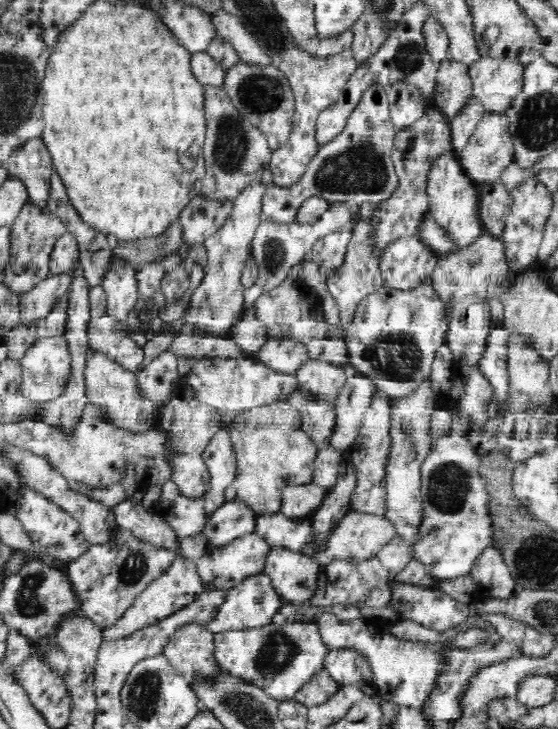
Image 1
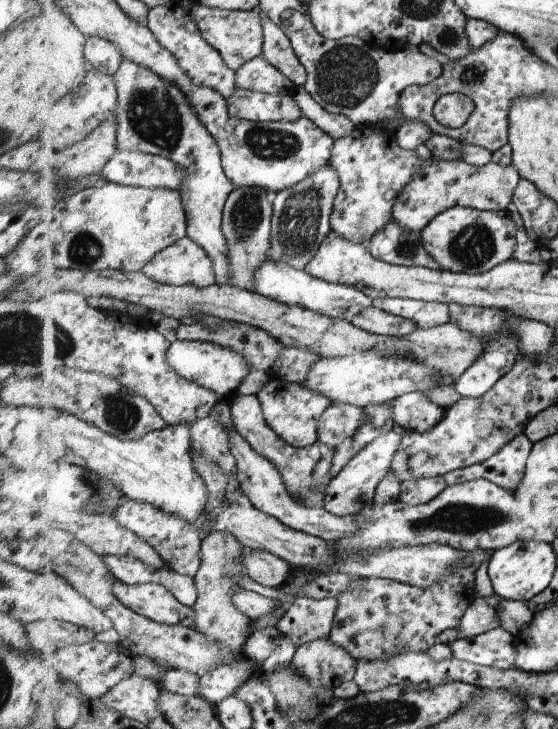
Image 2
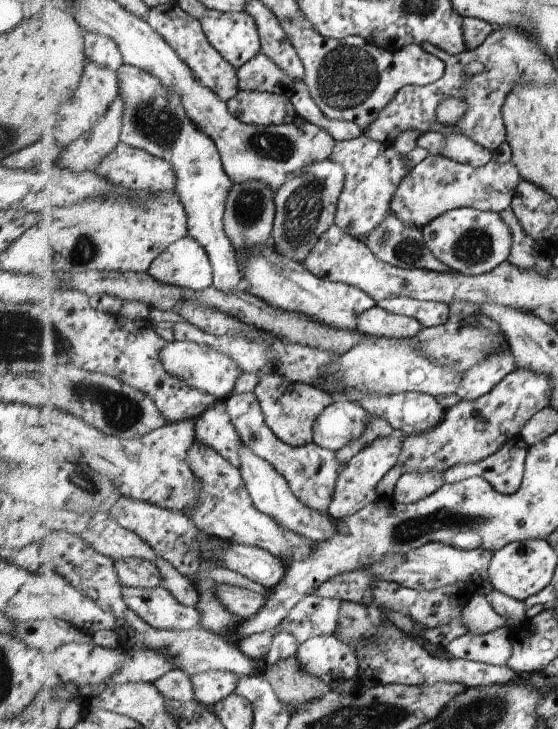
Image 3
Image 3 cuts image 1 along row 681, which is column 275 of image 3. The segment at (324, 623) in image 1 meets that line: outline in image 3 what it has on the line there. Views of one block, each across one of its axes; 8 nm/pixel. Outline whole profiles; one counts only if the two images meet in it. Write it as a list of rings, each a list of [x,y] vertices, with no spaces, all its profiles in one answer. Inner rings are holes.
[[[268,369],[258,371],[258,374],[259,384],[254,393],[262,404],[269,428],[283,442],[291,446],[302,447],[313,443],[315,422],[334,403],[336,398],[333,394],[307,383],[291,382],[288,378],[270,372]]]

